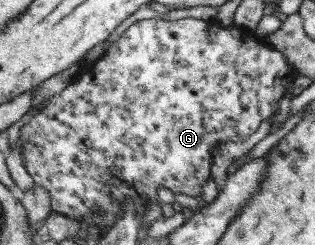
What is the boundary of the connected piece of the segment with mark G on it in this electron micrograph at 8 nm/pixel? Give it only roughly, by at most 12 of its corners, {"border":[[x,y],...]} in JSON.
{"border":[[130,25],[20,130],[52,208],[194,198],[299,70],[254,31]]}

